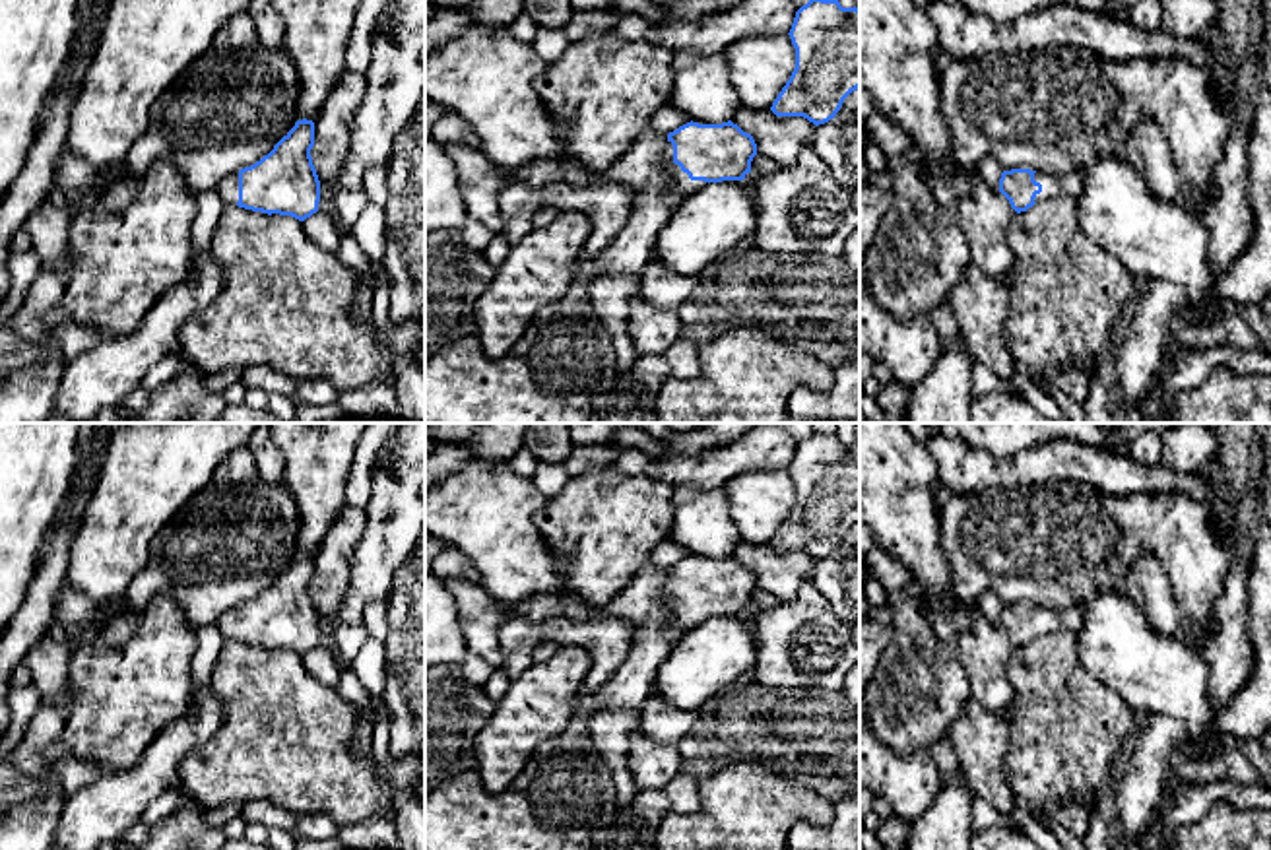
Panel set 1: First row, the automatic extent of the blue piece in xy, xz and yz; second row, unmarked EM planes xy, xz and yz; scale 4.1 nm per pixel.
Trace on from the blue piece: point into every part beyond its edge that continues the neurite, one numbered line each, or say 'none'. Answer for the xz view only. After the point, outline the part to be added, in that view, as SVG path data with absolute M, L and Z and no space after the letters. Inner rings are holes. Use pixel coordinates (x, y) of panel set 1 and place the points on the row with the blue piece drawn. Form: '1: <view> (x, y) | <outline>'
1: xz (565, 358) | M666 142L662 169L648 188L633 200L619 237L592 260L574 266L567 293L538 311L526 332L503 359L489 359L477 338L464 338L425 361L425 423L590 423L590 400L607 394L621 371L607 328L596 318L588 285L607 272L638 274L652 258L658 233L681 202L702 188L673 163Z

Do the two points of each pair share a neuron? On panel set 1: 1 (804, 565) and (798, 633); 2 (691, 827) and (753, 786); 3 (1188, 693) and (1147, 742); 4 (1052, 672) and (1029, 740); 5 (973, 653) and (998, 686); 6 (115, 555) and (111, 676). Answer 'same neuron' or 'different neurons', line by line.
1: different neurons
2: same neuron
3: different neurons
4: same neuron
5: same neuron
6: different neurons

